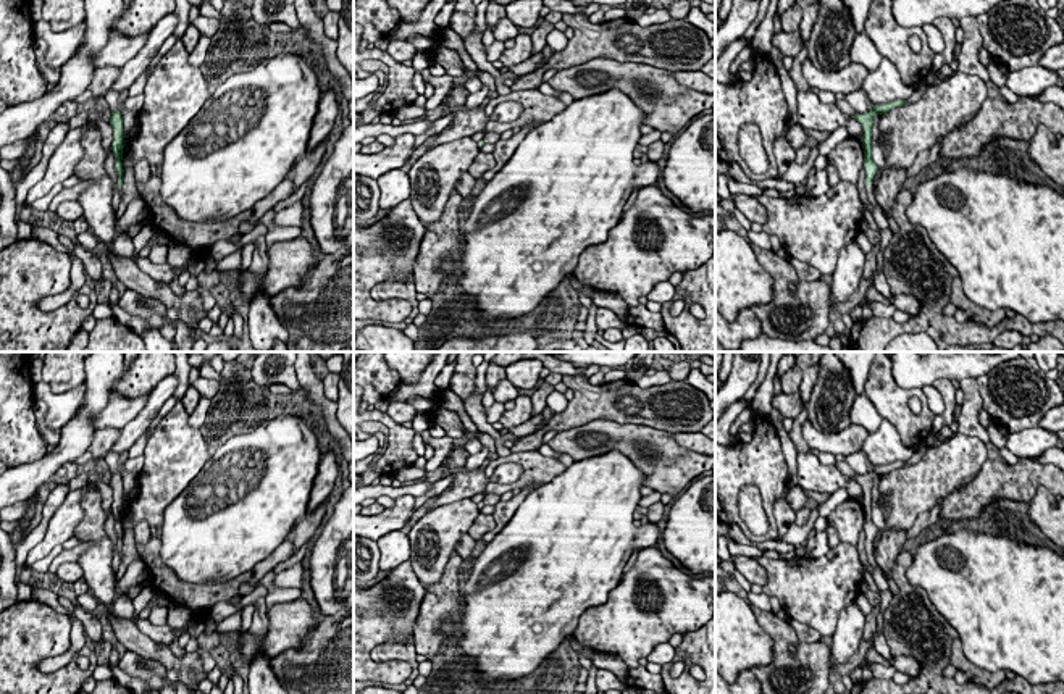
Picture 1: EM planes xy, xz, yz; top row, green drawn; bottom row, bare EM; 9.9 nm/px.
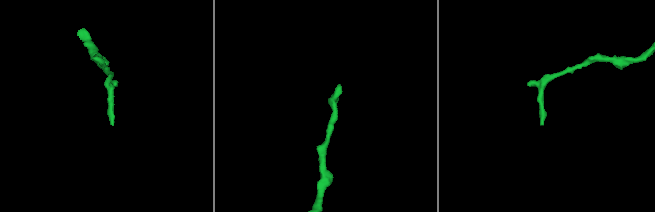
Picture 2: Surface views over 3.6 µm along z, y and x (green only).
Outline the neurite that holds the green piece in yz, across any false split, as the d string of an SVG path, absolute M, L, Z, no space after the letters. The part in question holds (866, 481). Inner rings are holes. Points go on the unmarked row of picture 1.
M893 462L888 465L882 466L873 466L870 473L865 473L862 476L852 476L856 483L861 484L862 487L862 510L864 510L864 531L865 531L865 552L867 552L867 560L870 566L878 566L875 562L873 549L872 549L872 541L877 534L877 526L872 521L872 487L873 487L873 478L875 476L885 476L886 473L906 466L907 462Z

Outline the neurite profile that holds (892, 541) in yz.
M886 529L873 552L878 568L893 579L893 566L898 554L903 550L907 531L904 529Z

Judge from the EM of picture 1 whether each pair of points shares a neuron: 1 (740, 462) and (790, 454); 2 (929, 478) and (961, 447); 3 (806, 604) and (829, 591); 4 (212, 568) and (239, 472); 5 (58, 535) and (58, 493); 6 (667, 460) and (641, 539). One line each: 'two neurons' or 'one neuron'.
1: two neurons
2: one neuron
3: one neuron
4: one neuron
5: two neurons
6: two neurons

